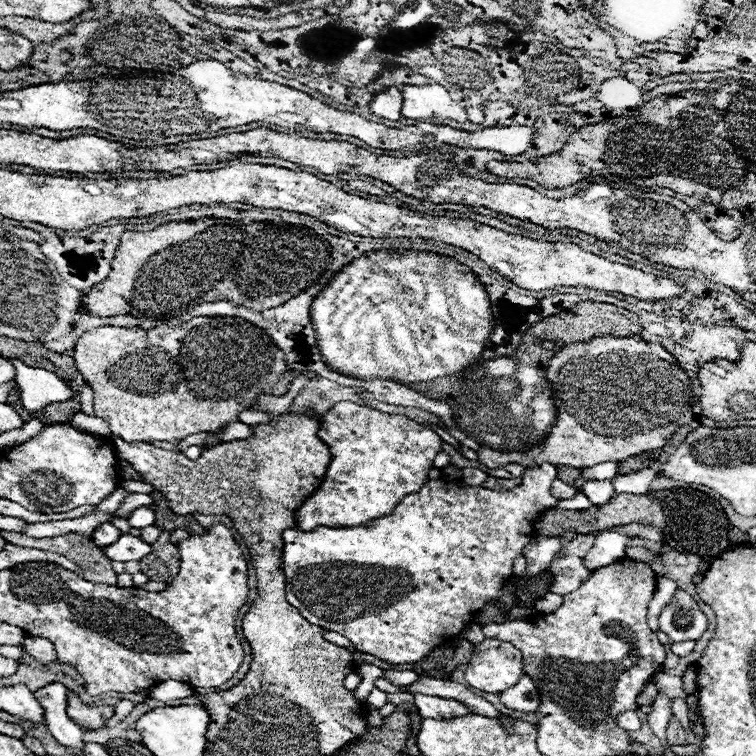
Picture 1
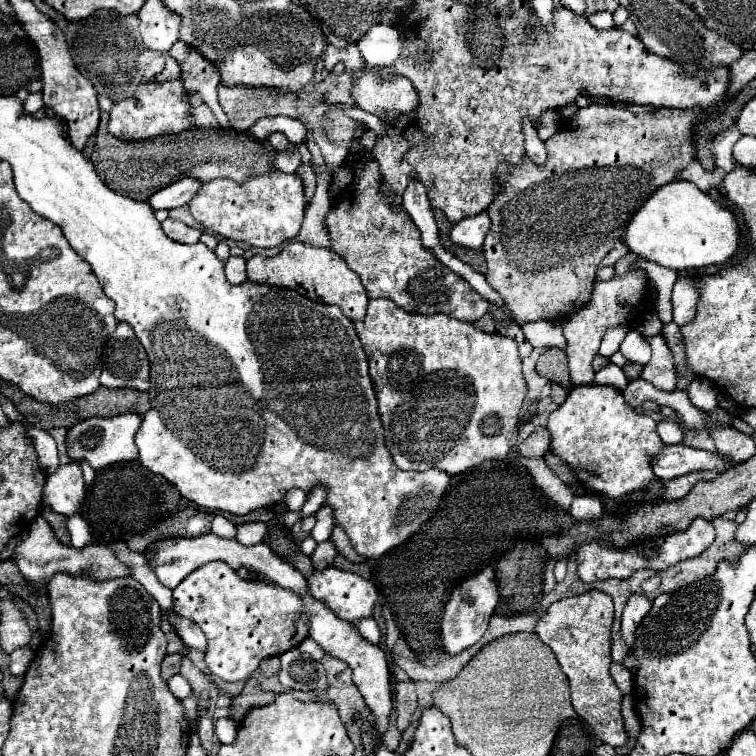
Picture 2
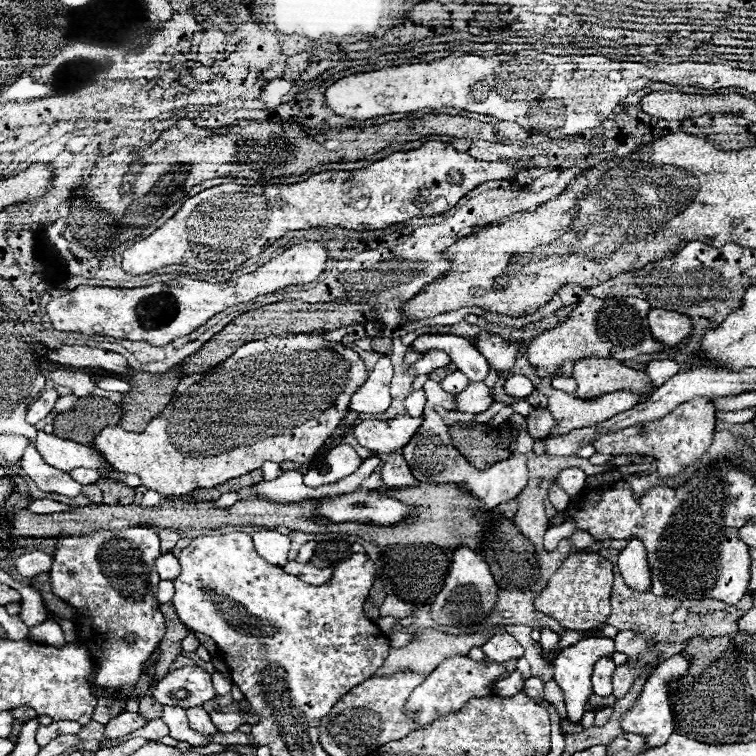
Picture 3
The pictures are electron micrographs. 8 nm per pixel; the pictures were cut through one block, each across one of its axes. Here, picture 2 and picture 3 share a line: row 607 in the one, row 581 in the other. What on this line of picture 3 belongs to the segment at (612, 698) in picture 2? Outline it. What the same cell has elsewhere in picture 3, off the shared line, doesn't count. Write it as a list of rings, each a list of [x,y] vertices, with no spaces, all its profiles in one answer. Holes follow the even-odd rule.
[[[578,552],[564,560],[548,586],[536,598],[536,610],[548,616],[560,616],[560,624],[568,630],[592,630],[604,626],[610,614],[612,564],[600,554]]]

